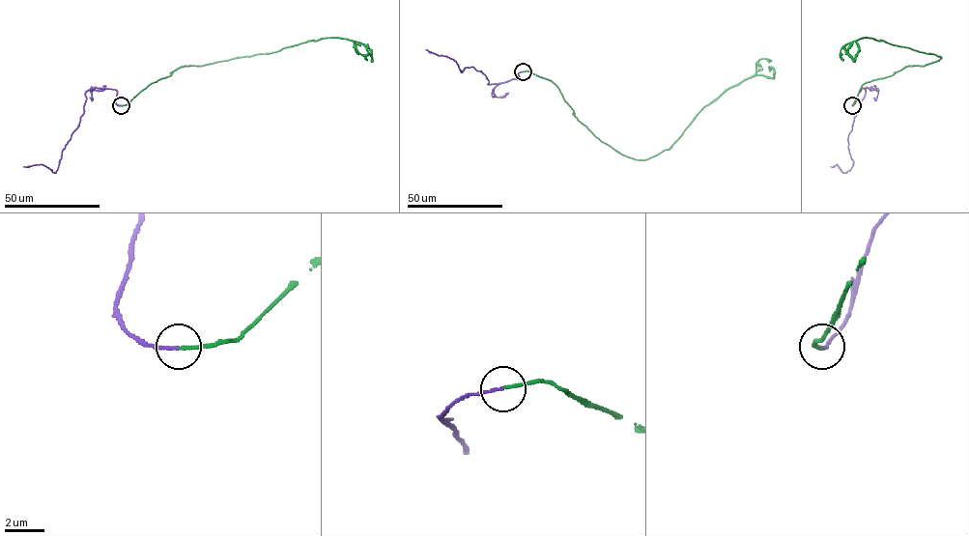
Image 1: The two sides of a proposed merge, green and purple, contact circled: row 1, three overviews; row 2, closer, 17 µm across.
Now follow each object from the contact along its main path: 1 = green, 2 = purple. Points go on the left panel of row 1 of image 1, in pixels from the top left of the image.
1: (121, 105), (184, 66), (270, 53), (328, 38), (363, 43), (371, 52), (371, 60), (367, 43)
2: (121, 105), (115, 102), (116, 90), (88, 89), (58, 169), (23, 166)

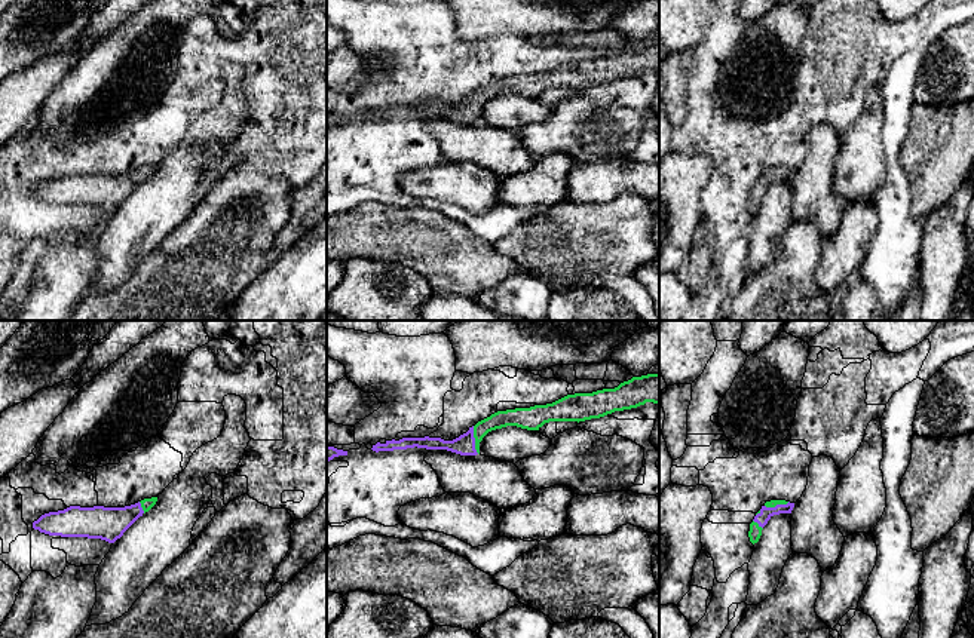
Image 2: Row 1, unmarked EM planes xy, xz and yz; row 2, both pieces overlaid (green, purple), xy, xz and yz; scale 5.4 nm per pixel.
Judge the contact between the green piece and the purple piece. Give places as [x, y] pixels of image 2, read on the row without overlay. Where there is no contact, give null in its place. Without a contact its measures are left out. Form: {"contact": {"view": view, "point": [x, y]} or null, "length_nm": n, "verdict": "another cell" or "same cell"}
{"contact": {"view": "xz", "point": [475, 107]}, "length_nm": 160, "verdict": "same cell"}

